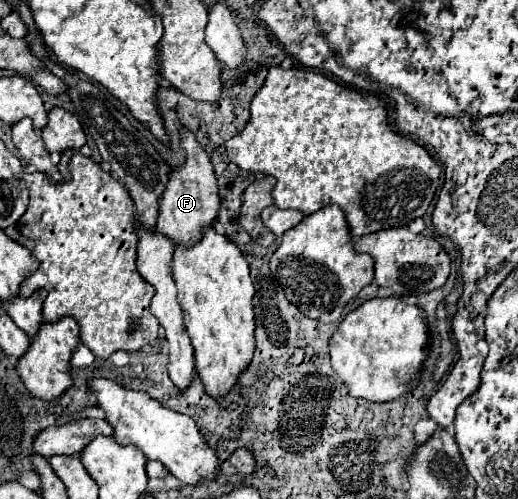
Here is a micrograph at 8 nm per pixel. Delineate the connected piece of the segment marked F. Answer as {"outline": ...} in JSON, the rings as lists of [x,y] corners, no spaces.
{"outline":[[[181,130],[181,148],[185,150],[183,166],[177,166],[169,174],[169,182],[163,190],[163,198],[159,198],[159,218],[157,228],[161,234],[169,236],[173,244],[191,246],[191,242],[199,240],[199,230],[203,226],[213,224],[219,210],[219,192],[217,178],[213,174],[213,166],[205,150],[197,144],[191,130]]]}

